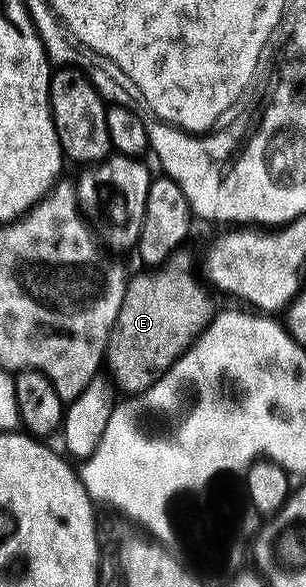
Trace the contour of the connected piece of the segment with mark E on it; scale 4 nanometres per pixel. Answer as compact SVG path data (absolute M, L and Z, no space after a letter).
M181 255L169 256L155 271L141 270L145 272L135 275L132 273L126 281L123 304L113 323L107 349L107 368L113 371L111 376L118 389L121 387L125 392L139 391L140 393L142 390L152 388L161 379L163 373L168 371L168 368L189 348L191 341L202 331L203 326L208 324L215 315L213 300L209 297L210 289L200 288L196 284L197 276L193 273L192 258Z

